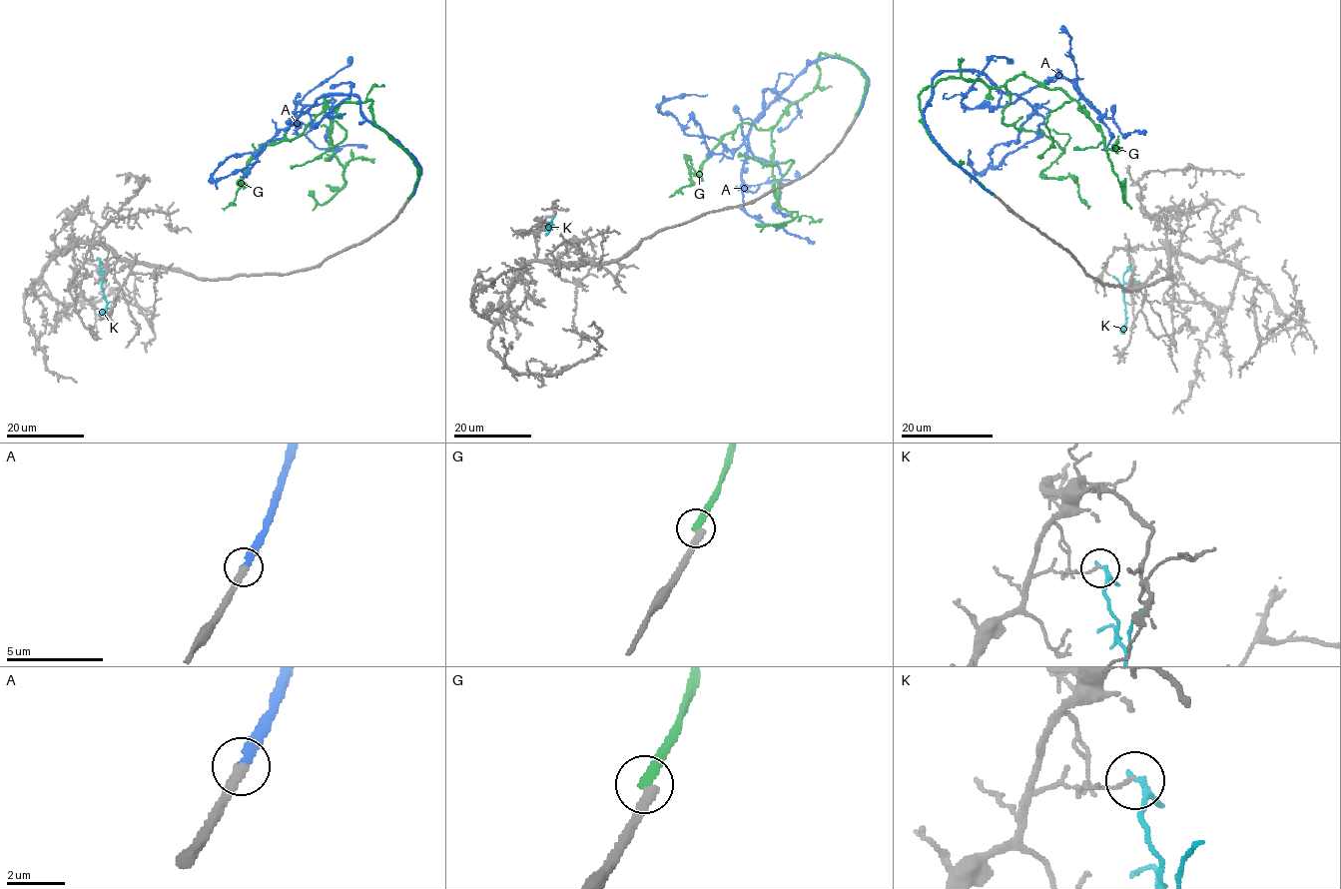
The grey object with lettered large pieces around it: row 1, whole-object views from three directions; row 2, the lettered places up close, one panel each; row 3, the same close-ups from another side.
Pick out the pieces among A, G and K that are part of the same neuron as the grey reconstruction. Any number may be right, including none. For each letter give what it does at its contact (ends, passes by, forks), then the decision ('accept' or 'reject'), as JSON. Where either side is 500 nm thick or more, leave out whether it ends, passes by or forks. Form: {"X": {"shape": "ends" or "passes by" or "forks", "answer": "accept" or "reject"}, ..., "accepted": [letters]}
{"A": {"shape": "ends", "answer": "accept"}, "G": {"shape": "ends", "answer": "reject"}, "K": {"shape": "passes by", "answer": "reject"}, "accepted": ["A"]}

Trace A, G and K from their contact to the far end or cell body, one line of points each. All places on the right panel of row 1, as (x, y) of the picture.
A: (994, 193), (926, 127), (941, 72), (982, 71), (1034, 109), (987, 168), (973, 168), (968, 151)
G: (994, 194), (927, 132), (919, 94), (942, 79), (1005, 86), (1002, 121), (1053, 139), (1040, 173), (1089, 206)
K: (1129, 267), (1122, 287), (1126, 323), (1124, 334)

